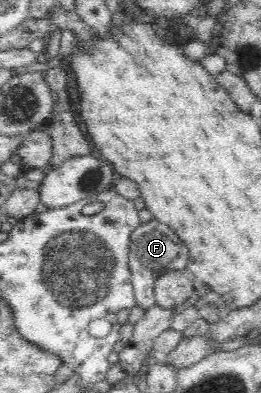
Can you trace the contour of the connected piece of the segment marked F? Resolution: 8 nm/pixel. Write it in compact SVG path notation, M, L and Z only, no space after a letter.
M153 218L148 222L139 224L130 237L130 270L132 273L132 284L136 295L136 304L149 311L155 307L154 283L165 271L181 271L186 269L189 259L189 248L181 241L181 238L173 232L169 226Z

